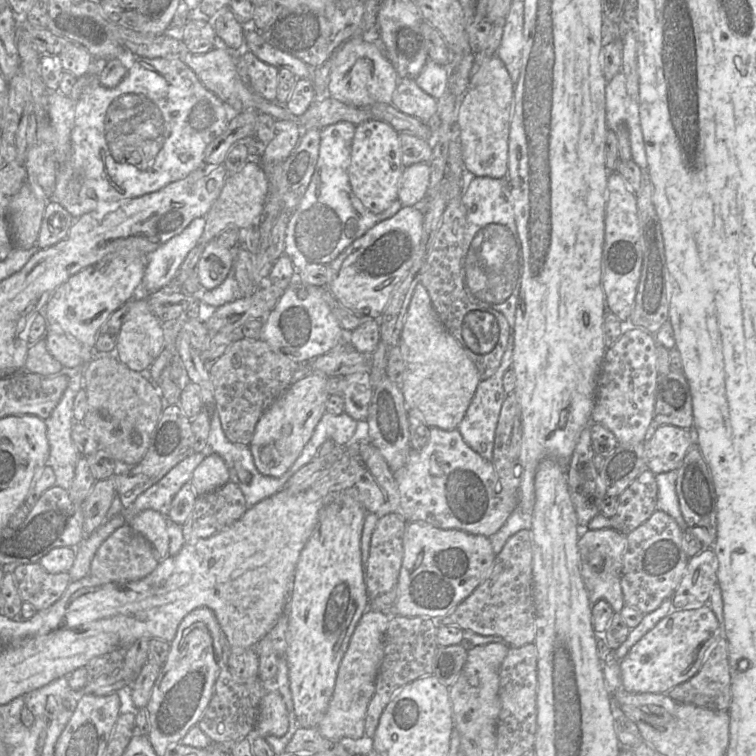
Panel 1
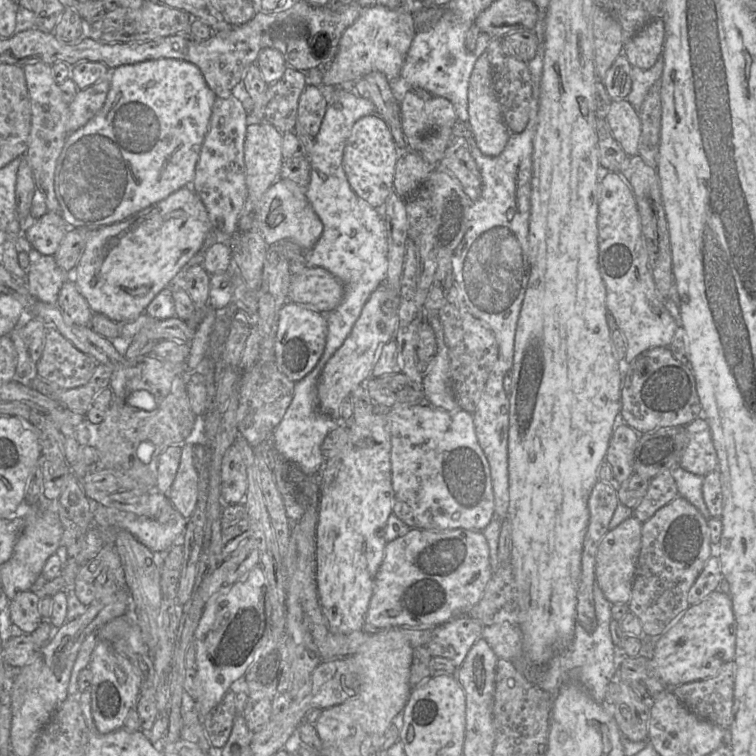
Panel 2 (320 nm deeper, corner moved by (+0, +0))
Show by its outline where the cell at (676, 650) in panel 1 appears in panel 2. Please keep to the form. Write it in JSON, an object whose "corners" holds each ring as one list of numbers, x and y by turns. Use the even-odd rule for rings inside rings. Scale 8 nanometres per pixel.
{"corners":[[710,593,697,604,690,605,683,616,654,640,651,658,659,679,670,689,715,676,722,665,733,661,736,650,736,621,730,595]]}

